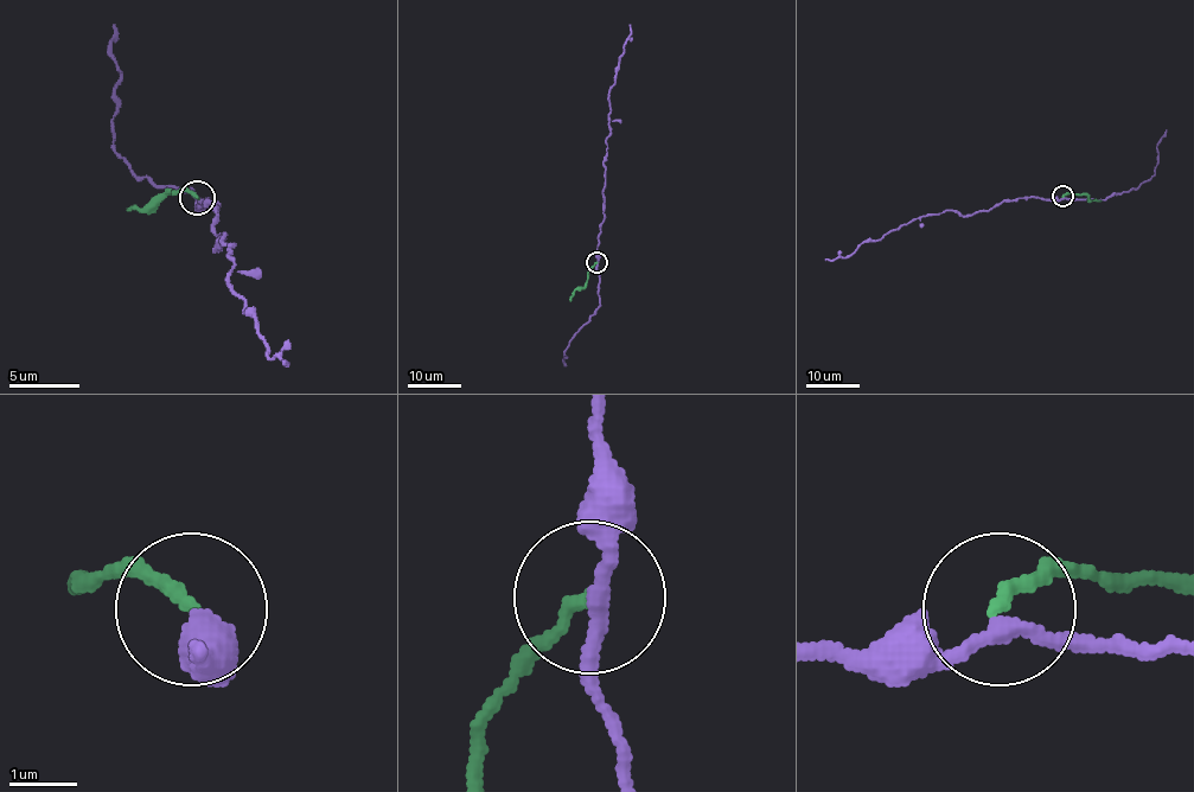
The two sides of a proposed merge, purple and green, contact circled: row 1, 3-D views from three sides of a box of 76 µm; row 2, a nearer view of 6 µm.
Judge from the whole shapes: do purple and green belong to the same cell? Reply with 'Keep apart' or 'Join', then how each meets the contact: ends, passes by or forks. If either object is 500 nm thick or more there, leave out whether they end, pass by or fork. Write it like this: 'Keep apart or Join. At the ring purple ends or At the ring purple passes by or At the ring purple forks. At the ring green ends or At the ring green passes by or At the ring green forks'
Keep apart. At the ring purple passes by. At the ring green ends

